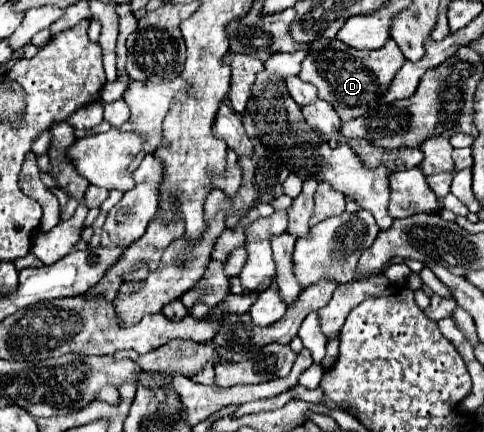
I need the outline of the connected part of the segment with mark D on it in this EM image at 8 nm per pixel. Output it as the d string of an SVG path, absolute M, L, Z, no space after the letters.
M388 38L388 42L378 48L378 50L352 50L348 46L344 46L344 42L340 40L332 40L332 42L314 42L308 58L304 58L302 62L302 70L300 70L300 78L308 84L314 84L318 88L318 98L330 102L334 106L334 110L338 112L342 122L360 118L362 114L366 114L368 110L376 108L380 98L388 92L388 86L394 78L394 74L402 68L404 64L404 54L398 48L398 44Z

